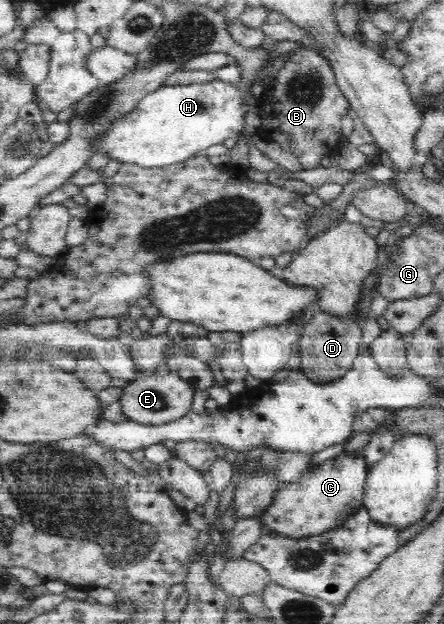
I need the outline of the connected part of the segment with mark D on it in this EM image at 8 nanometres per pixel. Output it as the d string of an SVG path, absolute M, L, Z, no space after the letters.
M322 311L312 316L309 324L305 325L298 342L301 357L299 370L316 384L344 376L353 364L354 358L358 356L358 348L363 344L363 332L358 318L335 318L334 315Z

